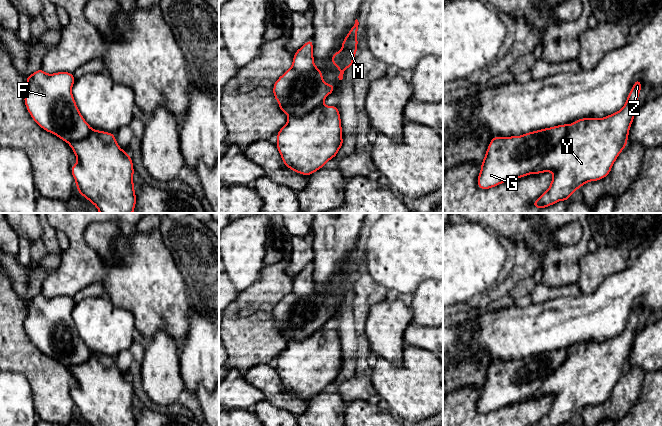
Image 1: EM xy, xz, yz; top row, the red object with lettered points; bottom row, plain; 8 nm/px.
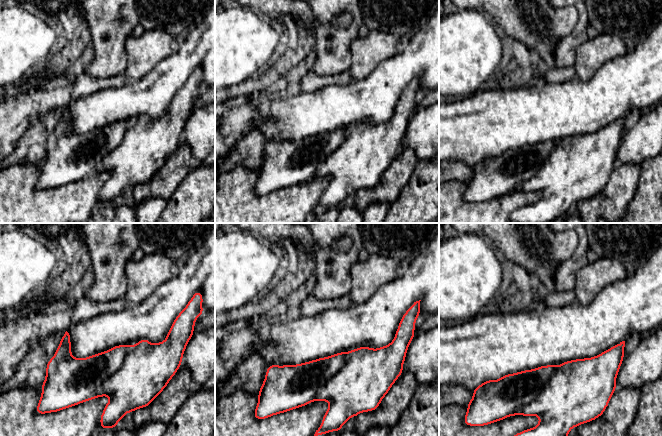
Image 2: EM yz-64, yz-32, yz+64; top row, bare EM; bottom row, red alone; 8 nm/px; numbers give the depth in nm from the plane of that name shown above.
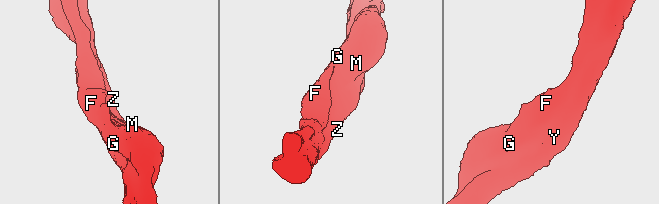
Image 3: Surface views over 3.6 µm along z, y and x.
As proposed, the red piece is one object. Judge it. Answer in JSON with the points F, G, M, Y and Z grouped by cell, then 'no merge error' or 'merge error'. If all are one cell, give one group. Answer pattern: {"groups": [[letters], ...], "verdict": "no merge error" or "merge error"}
{"groups": [["F", "G", "M", "Y", "Z"]], "verdict": "no merge error"}

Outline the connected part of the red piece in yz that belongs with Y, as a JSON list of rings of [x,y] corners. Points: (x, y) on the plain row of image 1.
[[[637,302],[624,330],[603,342],[581,342],[572,348],[557,349],[520,360],[492,362],[481,387],[478,411],[487,414],[532,397],[552,396],[548,414],[534,426],[568,425],[585,407],[599,405],[611,396],[614,386],[626,372],[641,313],[640,303]]]

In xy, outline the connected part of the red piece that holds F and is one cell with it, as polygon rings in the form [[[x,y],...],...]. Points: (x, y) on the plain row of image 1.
[[[42,292],[38,293],[26,301],[25,330],[43,354],[70,369],[77,382],[71,391],[77,416],[90,426],[136,426],[133,385],[128,376],[120,372],[114,357],[92,353],[83,342],[71,316],[75,304],[70,296],[47,298]]]

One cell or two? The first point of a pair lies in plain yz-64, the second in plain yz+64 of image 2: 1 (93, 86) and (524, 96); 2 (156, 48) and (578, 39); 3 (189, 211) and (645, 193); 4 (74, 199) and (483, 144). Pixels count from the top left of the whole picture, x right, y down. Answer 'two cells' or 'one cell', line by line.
1: two cells
2: two cells
3: one cell
4: two cells

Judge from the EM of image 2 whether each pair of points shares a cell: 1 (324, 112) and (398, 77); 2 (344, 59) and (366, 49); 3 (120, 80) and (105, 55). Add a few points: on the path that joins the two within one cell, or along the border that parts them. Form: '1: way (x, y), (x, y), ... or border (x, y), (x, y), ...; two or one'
1: way (342, 105), (372, 100), (380, 92); one
2: border (358, 36), (351, 43), (351, 67), (348, 70); two
3: border (124, 73), (107, 77), (94, 77); two

